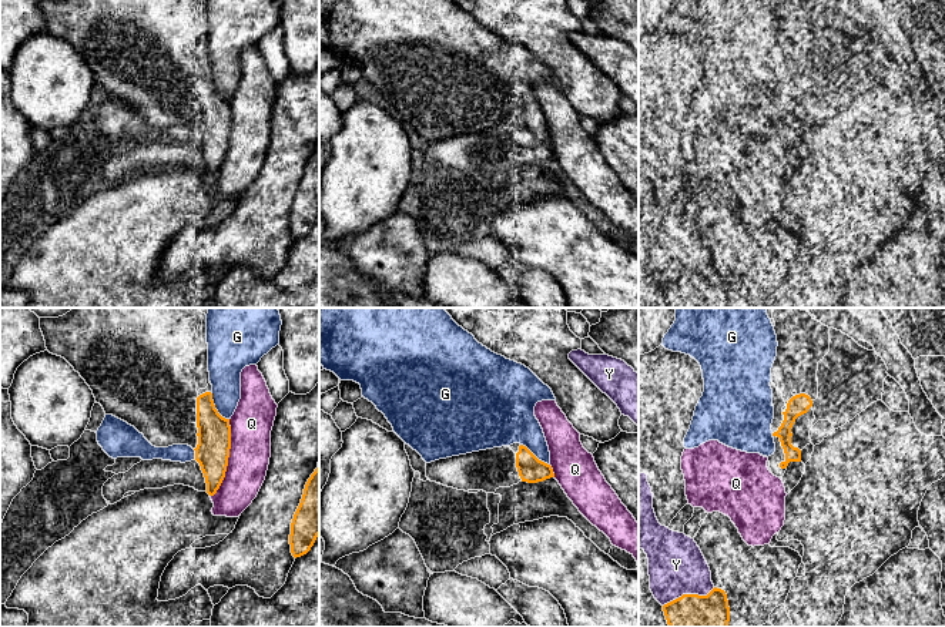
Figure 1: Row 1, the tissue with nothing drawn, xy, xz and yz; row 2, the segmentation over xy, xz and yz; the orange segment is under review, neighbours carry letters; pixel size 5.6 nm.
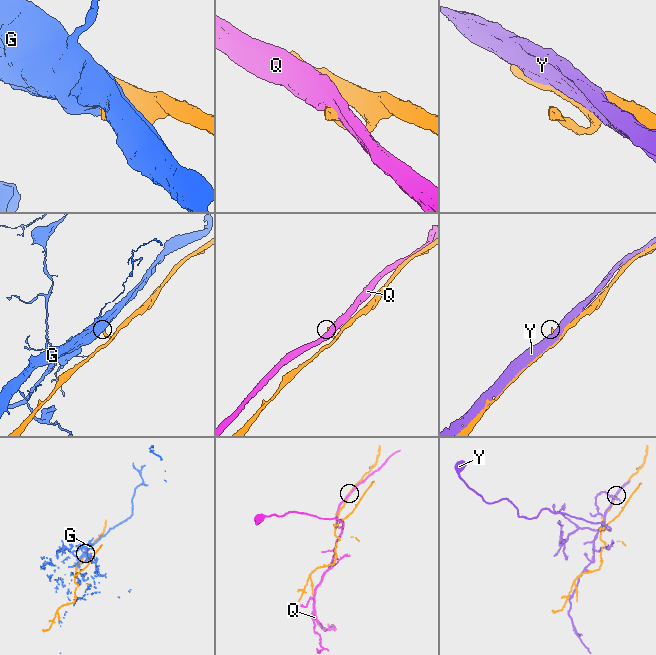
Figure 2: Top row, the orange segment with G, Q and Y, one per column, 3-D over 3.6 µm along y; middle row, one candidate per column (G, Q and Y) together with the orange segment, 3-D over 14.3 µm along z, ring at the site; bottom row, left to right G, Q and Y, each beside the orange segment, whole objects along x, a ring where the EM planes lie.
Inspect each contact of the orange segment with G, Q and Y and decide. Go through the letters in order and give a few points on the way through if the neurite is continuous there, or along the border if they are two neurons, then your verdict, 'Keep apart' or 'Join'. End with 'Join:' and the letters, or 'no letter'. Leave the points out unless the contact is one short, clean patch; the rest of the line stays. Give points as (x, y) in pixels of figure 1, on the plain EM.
G: Keep apart
Q: Keep apart
Y: Keep apart
Join: no letter

